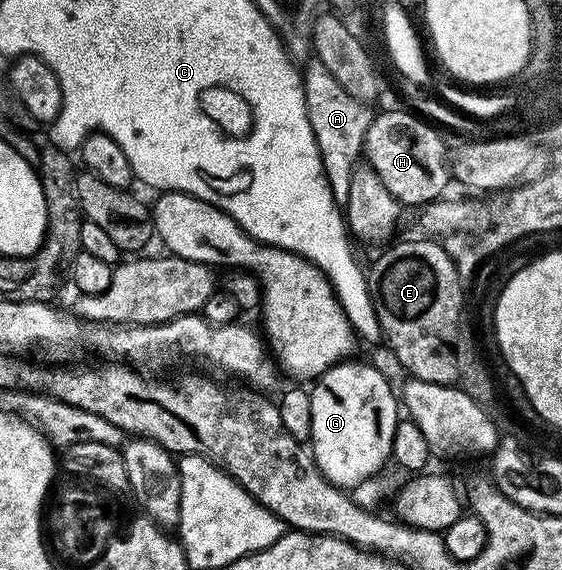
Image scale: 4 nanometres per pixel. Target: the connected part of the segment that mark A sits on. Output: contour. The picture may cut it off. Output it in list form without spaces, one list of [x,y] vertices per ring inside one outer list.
[[[310,58],[303,69],[303,94],[306,101],[306,113],[310,126],[317,138],[318,153],[321,155],[322,167],[329,179],[334,203],[343,211],[349,201],[349,183],[361,157],[363,139],[371,126],[374,112],[368,104],[355,100],[343,89],[341,83],[333,77],[318,58]]]

